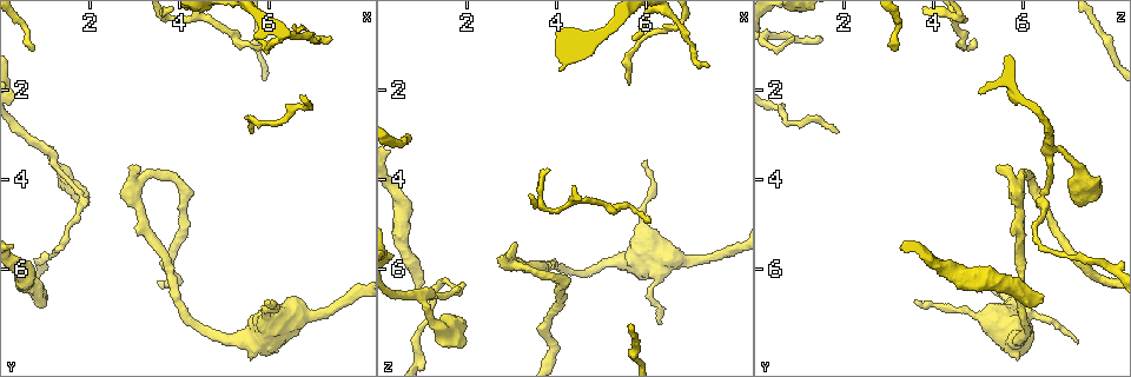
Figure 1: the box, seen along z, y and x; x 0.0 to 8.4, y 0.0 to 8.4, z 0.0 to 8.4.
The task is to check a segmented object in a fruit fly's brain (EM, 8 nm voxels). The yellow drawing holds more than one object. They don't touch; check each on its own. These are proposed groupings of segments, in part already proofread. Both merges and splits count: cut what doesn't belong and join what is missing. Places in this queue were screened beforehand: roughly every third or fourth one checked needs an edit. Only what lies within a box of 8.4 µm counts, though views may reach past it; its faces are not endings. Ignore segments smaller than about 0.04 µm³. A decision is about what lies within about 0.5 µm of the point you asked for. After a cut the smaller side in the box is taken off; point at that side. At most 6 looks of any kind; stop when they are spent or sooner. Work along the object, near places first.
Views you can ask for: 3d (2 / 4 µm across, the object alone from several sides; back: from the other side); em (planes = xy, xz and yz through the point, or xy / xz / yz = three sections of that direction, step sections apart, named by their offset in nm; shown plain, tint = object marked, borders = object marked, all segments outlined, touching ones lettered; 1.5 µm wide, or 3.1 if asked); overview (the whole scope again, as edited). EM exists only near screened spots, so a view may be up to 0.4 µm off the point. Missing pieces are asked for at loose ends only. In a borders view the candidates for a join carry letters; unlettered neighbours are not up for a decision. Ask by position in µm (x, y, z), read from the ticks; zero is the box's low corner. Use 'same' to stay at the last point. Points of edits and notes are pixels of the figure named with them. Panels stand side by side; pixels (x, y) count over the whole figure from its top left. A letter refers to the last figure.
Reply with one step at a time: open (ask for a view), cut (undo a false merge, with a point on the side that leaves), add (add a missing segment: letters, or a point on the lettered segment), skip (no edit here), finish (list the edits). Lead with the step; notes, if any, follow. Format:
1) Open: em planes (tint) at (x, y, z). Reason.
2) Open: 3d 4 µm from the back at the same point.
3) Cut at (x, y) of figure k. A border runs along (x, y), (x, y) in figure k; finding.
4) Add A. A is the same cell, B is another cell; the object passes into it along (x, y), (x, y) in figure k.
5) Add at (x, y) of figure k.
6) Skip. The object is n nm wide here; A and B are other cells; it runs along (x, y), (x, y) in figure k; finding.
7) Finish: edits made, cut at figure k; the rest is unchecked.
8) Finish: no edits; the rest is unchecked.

Open: em xz step 4 (borders) at (7.35, 0.85, 1.55). An open end.

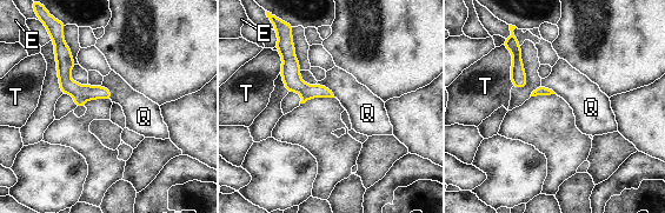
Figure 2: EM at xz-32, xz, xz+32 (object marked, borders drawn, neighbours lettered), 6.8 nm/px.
Skip. E, Q and T are other cells; a border runs along (317, 84), (326, 86), (334, 97) in figure 2; no lettered segment goes on from it.

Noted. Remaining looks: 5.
Open: em planes (borders) at (6.05, 6.80, 3.55). Branch stops here.

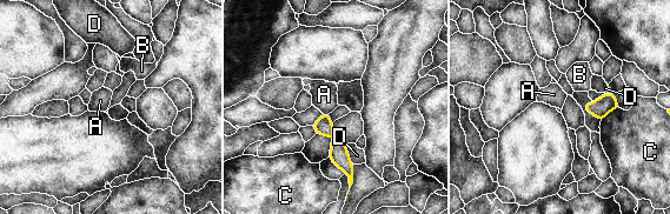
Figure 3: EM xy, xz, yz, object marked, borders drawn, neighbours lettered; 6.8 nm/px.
Add A. A is the same cell, B, C and D are other cells; the object passes into it along (324, 126), (325, 113), (324, 94) in figure 3; it goes on there.

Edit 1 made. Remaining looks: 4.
Open: overview. Redraw.

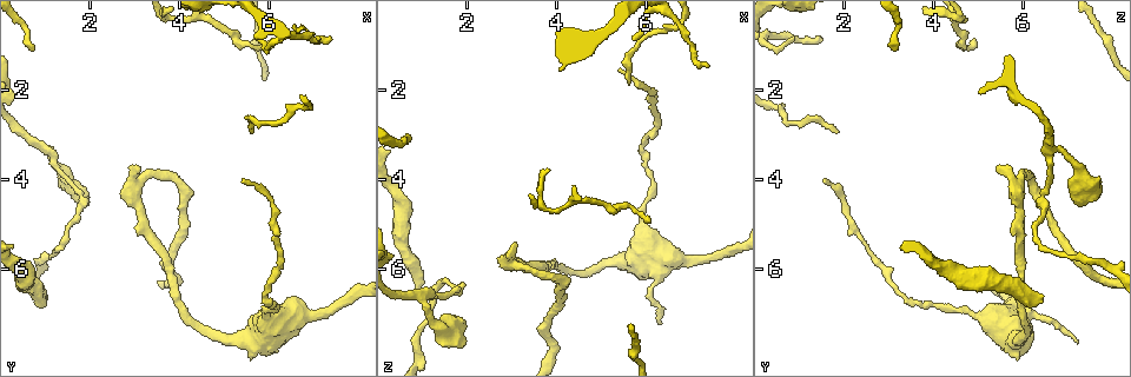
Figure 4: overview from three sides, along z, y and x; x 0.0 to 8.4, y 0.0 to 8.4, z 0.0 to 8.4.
Open: em planes (borders) at (1.00, 6.55, 6.40). Free end.

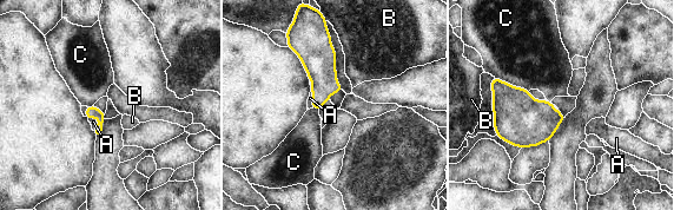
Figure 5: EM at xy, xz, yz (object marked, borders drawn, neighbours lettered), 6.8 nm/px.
Add A. The longest contact is with C, 260 nm; A is the same cell, B and C are other cells; the cell continues.

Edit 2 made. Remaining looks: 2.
Finish: edits made, add at figure 3, add at figure 5; the rest is unchecked.

